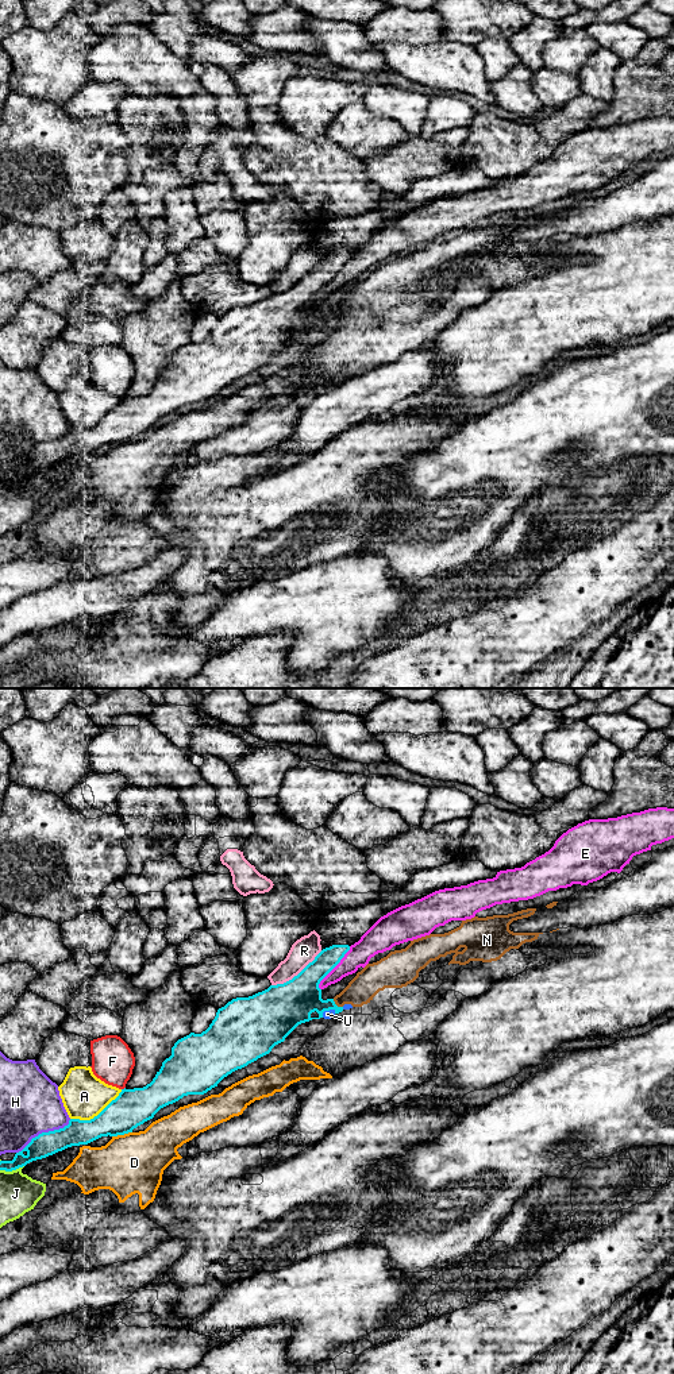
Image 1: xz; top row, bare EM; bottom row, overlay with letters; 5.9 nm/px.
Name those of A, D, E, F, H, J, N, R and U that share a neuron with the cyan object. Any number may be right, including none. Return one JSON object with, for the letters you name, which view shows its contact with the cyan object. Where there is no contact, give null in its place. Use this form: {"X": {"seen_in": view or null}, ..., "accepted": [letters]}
{"accepted": []}

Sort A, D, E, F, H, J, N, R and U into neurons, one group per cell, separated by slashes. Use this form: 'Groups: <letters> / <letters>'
Groups: A / D / E / F / H / J / N U / R

